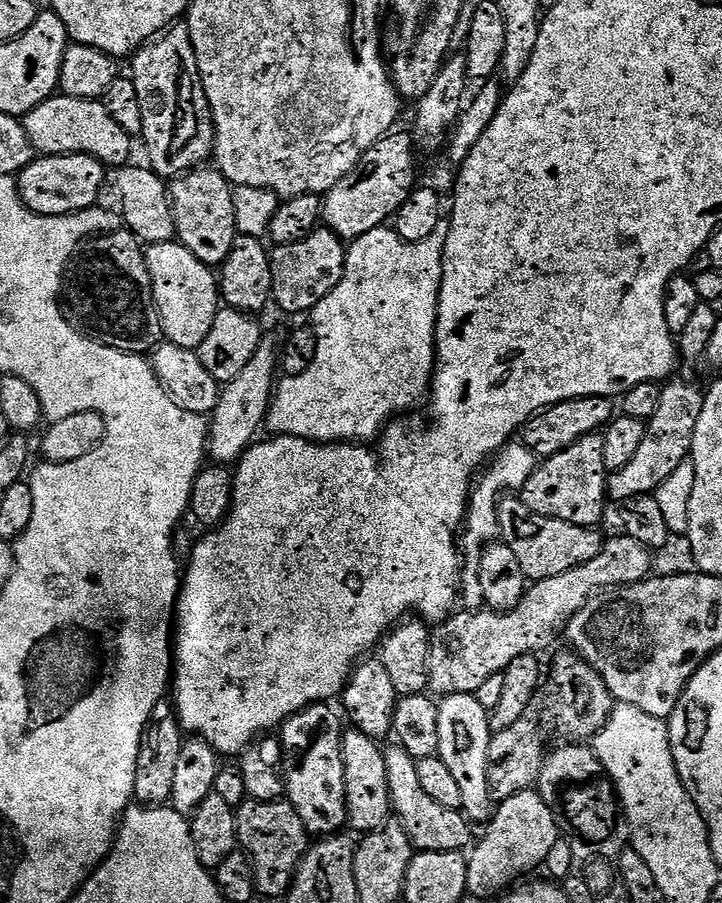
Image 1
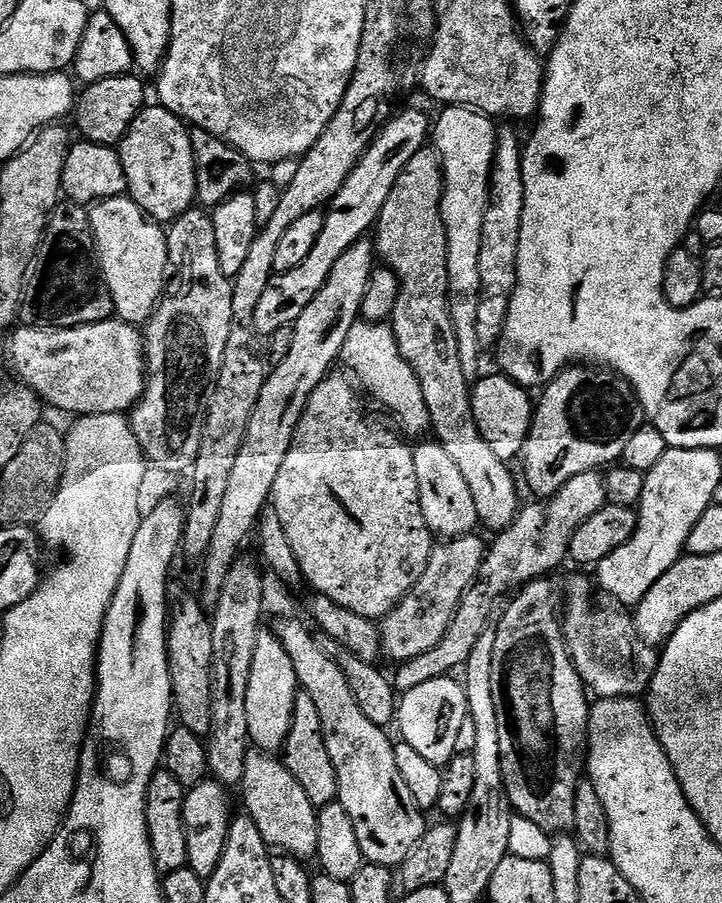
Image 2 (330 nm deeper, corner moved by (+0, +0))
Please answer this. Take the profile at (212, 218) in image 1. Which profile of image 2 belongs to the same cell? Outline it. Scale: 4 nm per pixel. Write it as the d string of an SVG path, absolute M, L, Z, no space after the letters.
M159 106L144 107L134 118L118 151L122 170L126 170L127 195L157 224L171 225L197 203L192 138L185 121L170 110Z

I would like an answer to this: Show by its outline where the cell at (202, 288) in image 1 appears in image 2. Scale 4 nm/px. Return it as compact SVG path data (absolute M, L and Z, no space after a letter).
M127 194L91 205L88 217L96 243L96 258L112 295L115 315L125 324L147 325L165 295L164 279L170 276L165 229L151 220Z

